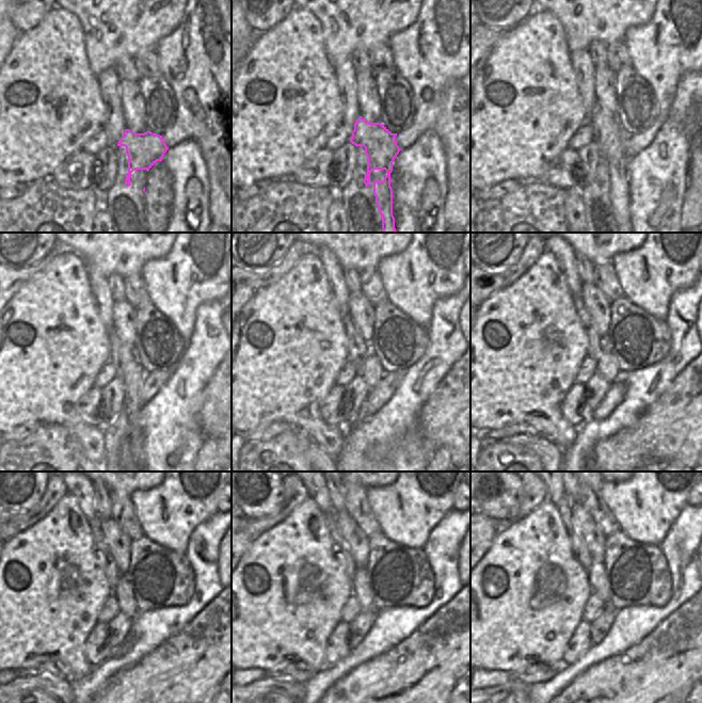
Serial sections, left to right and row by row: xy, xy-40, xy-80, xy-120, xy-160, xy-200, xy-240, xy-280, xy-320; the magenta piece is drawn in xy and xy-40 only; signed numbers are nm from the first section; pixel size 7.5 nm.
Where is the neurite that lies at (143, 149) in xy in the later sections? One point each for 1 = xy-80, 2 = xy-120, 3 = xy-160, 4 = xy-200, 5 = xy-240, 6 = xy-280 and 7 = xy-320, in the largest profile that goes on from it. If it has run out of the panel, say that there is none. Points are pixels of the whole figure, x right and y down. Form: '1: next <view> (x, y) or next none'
1: next xy-80 (607, 132)
2: next xy-120 (128, 369)
3: next xy-160 (368, 366)
4: next xy-200 (607, 366)
5: next xy-240 (123, 592)
6: next xy-280 (361, 589)
7: next xy-320 (596, 575)

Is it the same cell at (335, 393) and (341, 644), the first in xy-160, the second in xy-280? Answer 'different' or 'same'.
same

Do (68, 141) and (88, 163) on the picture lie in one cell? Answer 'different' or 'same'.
different

